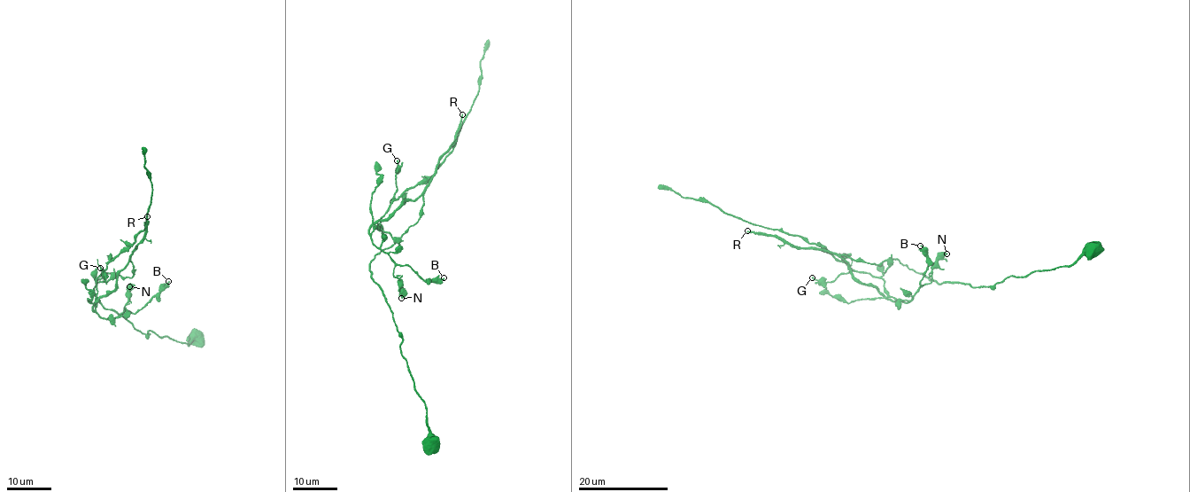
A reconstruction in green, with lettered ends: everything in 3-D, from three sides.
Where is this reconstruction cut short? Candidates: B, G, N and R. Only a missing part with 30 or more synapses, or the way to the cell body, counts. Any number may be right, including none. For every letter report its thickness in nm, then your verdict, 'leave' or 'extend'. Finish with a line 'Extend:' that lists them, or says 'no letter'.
B: calibre 220 nm; leave
G: calibre 240 nm; leave
N: calibre 500 nm; leave
R: calibre 200 nm; extend
Extend: R

